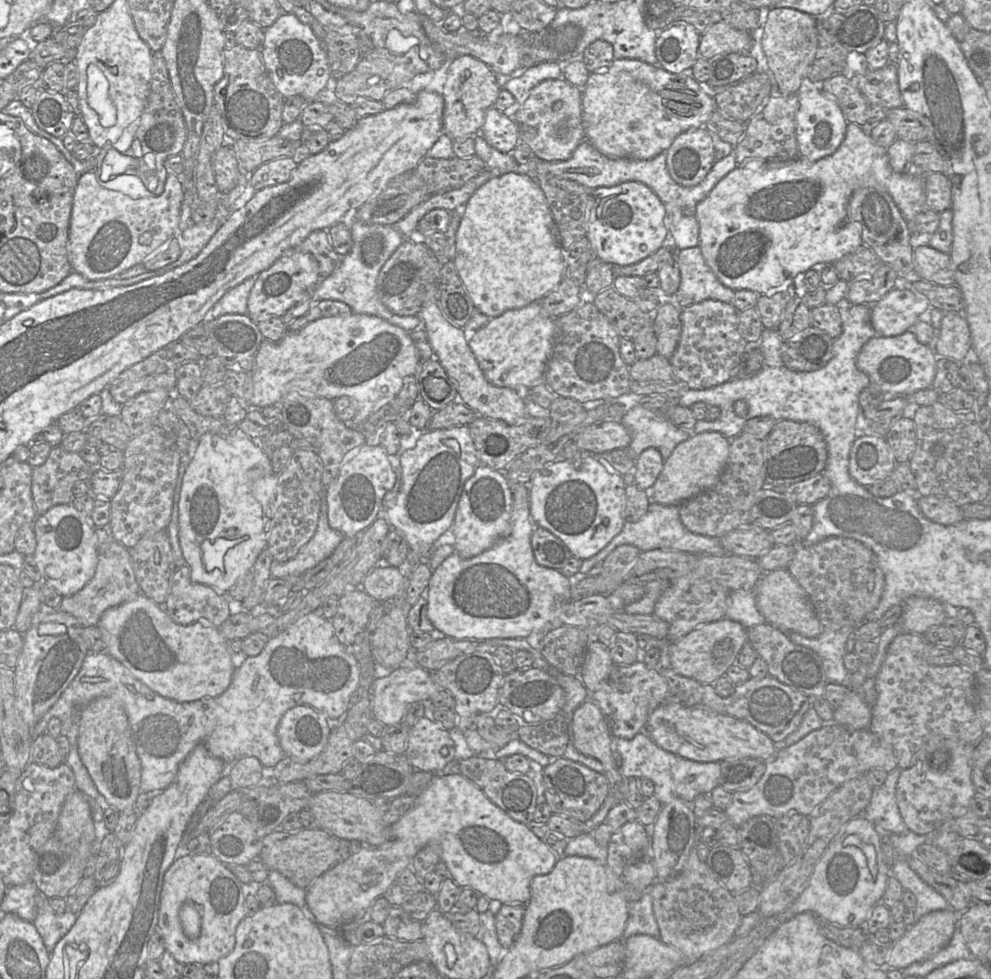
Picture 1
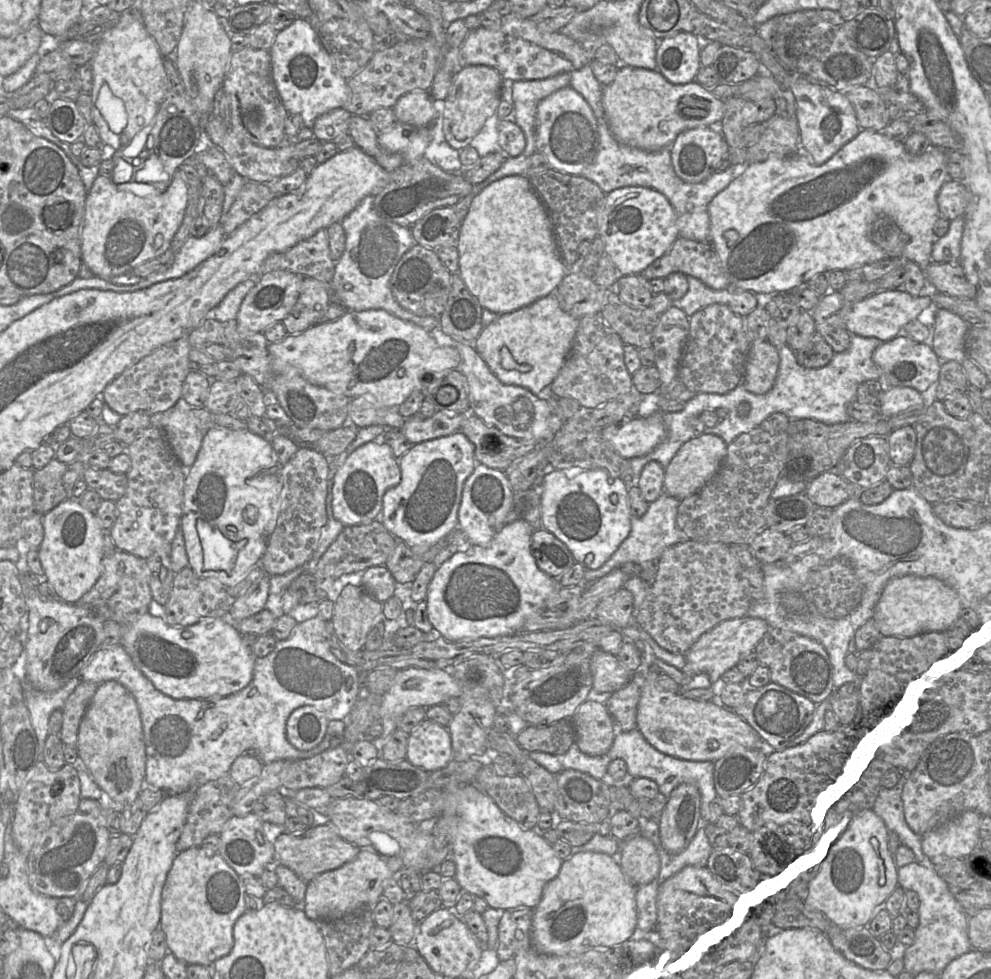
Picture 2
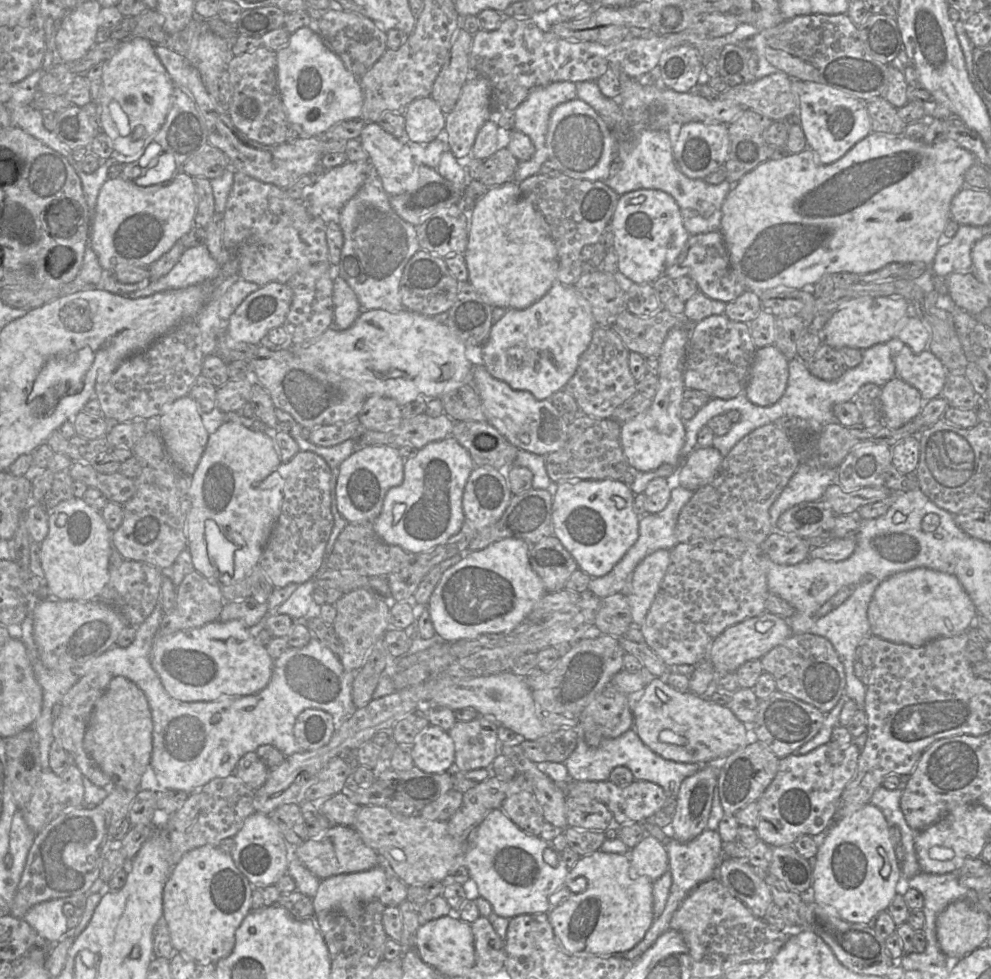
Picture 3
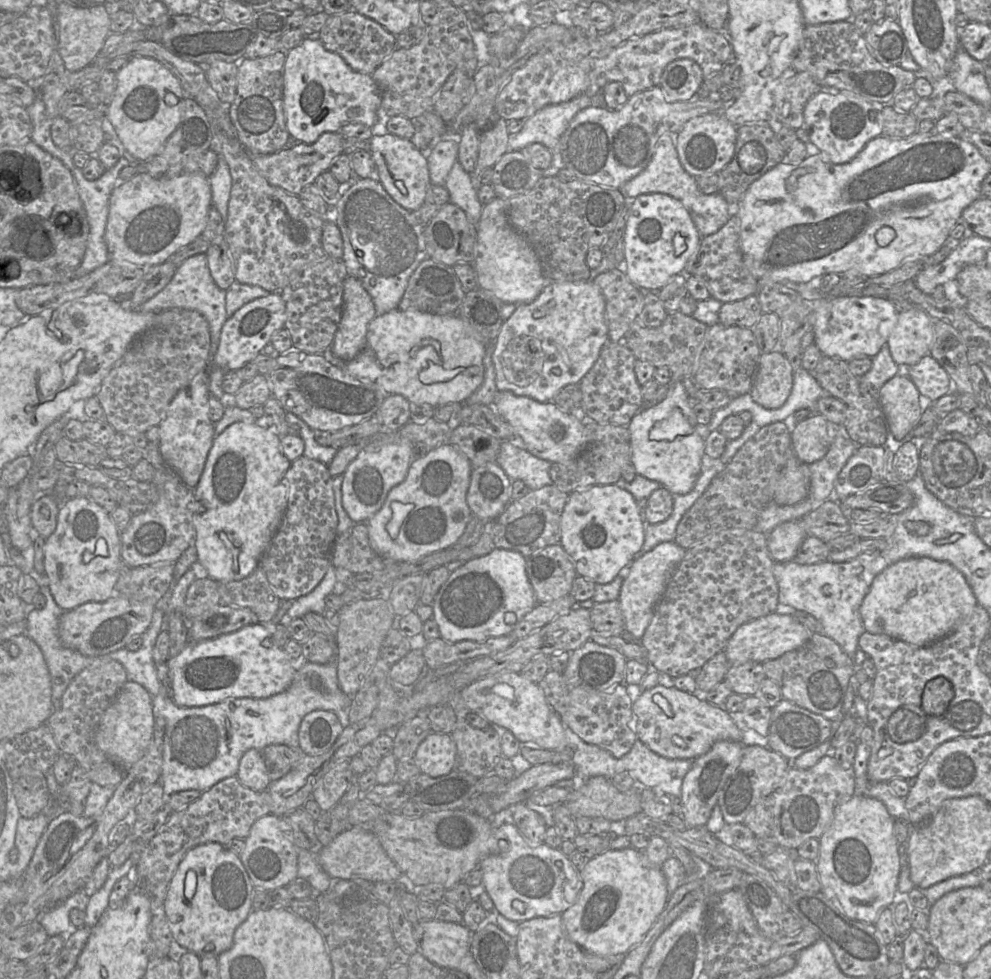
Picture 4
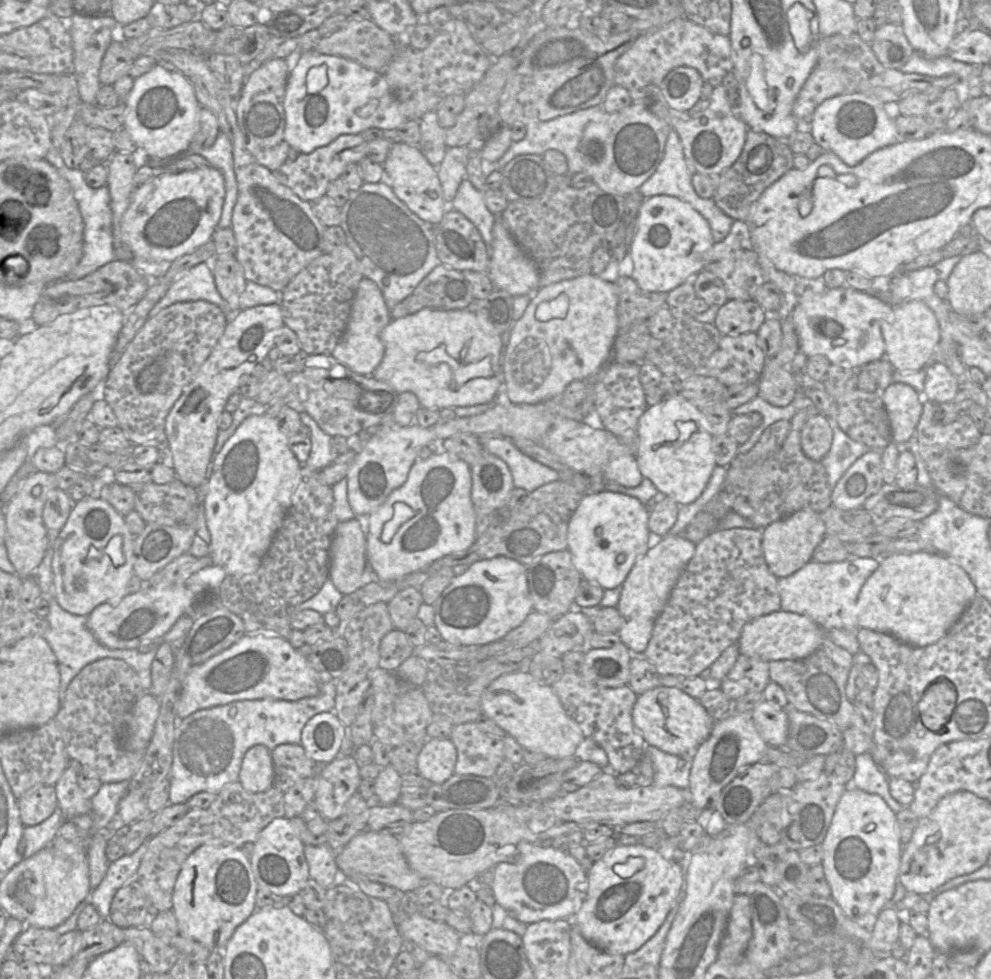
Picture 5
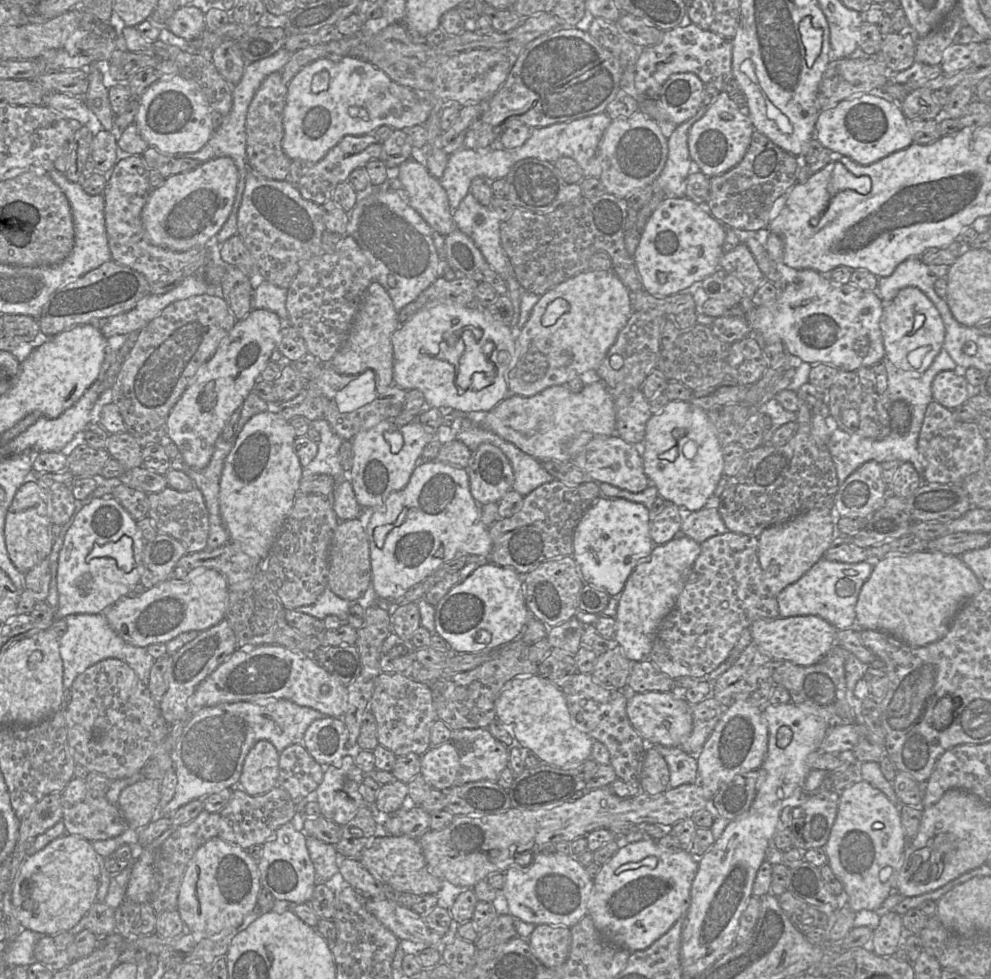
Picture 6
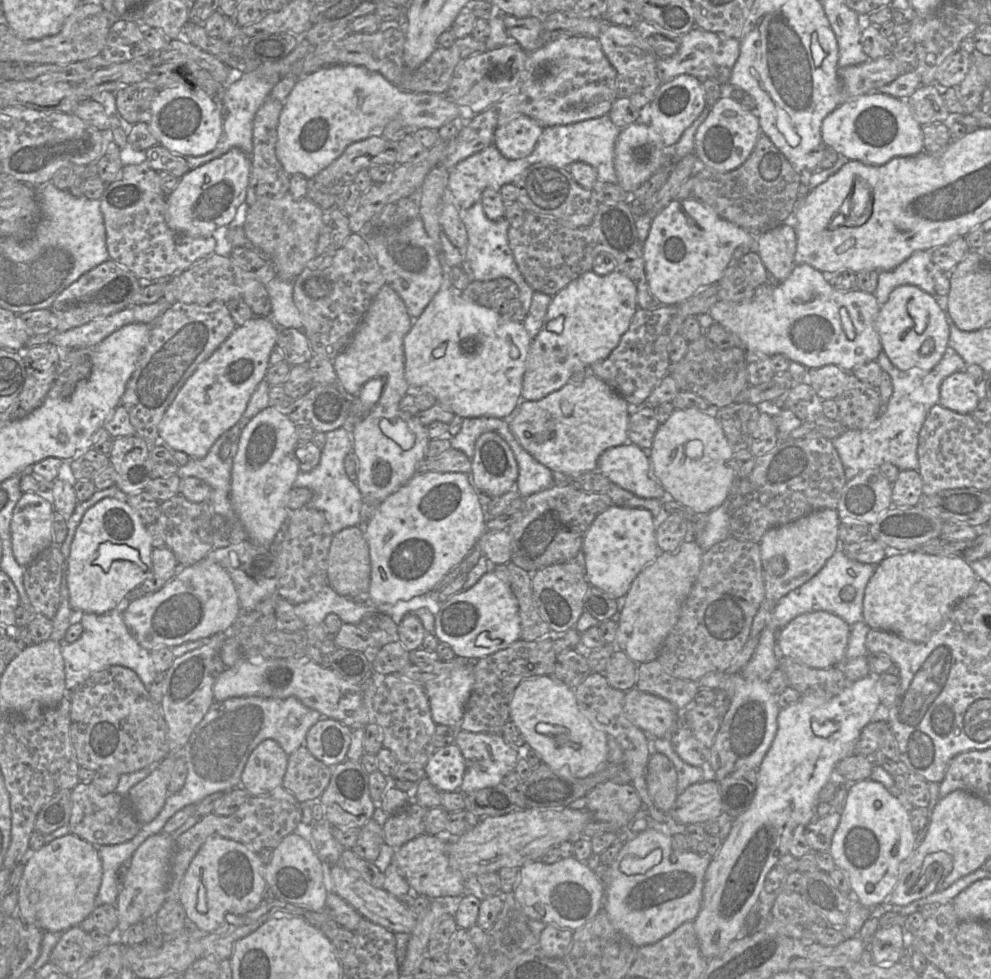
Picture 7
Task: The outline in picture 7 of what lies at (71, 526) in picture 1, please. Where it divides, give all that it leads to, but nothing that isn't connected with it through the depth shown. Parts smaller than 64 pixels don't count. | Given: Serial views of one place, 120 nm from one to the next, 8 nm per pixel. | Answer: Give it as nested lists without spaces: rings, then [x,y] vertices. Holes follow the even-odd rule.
[[[106,497],[97,502],[84,513],[70,547],[67,586],[72,608],[94,614],[104,614],[115,609],[131,590],[140,587],[150,576],[152,551],[151,537],[146,525],[127,501]]]

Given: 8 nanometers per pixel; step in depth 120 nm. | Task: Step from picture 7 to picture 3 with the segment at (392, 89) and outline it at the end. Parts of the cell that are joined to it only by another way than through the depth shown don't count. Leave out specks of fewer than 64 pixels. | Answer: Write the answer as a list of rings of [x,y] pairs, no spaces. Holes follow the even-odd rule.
[[[301,27],[290,34],[288,43],[276,52],[278,86],[289,125],[300,125],[309,137],[323,136],[338,122],[361,119],[363,94],[358,77],[346,69],[341,59],[323,42],[320,35],[309,27]]]

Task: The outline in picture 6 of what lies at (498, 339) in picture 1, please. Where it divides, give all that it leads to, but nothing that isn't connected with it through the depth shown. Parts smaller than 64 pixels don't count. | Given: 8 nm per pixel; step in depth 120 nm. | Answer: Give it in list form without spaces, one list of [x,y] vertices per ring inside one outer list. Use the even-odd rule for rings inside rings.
[[[588,270],[550,289],[535,304],[526,324],[516,331],[517,360],[508,373],[508,395],[531,397],[548,387],[595,373],[632,313],[630,291],[614,272]]]

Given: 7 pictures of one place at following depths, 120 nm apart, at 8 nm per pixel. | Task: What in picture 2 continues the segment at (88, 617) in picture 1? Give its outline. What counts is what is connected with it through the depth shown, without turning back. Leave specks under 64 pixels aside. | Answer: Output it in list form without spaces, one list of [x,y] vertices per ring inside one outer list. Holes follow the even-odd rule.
[[[117,549],[113,555],[103,558],[100,577],[75,605],[86,609],[103,622],[110,620],[126,625],[148,611],[152,601],[149,581],[150,573],[146,560]]]

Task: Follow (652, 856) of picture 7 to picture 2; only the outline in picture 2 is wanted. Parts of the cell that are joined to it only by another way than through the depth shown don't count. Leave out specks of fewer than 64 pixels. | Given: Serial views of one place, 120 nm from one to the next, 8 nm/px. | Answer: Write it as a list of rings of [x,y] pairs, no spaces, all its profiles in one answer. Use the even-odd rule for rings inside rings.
[[[575,850],[563,861],[559,874],[544,887],[542,898],[534,909],[532,943],[542,954],[577,956],[593,949],[610,948],[630,940],[637,927],[637,921],[636,887],[626,879],[618,858]]]

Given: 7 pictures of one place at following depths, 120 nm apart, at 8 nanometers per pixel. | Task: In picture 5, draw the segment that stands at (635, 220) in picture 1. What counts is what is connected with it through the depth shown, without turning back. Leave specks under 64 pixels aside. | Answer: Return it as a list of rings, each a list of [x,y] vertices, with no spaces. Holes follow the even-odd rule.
[[[668,195],[645,198],[638,213],[638,231],[629,250],[634,268],[632,278],[647,292],[668,293],[678,287],[691,274],[698,274],[704,268],[705,258],[714,244],[711,229],[706,219],[689,203]]]

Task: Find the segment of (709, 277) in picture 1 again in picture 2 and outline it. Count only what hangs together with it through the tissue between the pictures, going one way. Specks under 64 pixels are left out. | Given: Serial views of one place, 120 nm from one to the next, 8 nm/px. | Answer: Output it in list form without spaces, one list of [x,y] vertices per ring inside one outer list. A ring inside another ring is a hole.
[[[687,276],[687,280],[689,287],[686,294],[678,302],[674,303],[688,317],[710,304],[728,305],[732,288],[715,290],[706,286],[702,281],[693,276]]]

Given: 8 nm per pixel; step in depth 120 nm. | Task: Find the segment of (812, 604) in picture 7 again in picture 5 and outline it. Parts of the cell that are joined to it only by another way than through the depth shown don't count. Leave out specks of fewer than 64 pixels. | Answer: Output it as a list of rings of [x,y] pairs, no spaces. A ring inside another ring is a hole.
[[[850,557],[842,562],[812,560],[790,576],[777,579],[780,609],[813,620],[823,630],[833,628],[857,631],[856,602],[866,580],[879,567],[880,559]]]

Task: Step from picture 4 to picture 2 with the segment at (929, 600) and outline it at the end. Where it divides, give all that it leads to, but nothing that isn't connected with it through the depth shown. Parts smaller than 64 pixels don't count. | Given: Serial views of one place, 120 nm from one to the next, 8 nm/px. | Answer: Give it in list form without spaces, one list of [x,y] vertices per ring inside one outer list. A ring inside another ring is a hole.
[[[904,576],[889,581],[874,608],[873,620],[883,637],[913,638],[931,632],[947,632],[961,618],[962,605],[957,593],[934,577]]]

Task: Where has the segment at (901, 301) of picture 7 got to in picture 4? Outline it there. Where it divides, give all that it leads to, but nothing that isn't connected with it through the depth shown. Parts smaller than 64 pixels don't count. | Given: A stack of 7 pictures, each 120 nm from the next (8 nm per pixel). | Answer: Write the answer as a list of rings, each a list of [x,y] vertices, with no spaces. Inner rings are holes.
[[[920,309],[900,312],[886,345],[893,360],[900,367],[918,363],[934,340],[933,319]]]

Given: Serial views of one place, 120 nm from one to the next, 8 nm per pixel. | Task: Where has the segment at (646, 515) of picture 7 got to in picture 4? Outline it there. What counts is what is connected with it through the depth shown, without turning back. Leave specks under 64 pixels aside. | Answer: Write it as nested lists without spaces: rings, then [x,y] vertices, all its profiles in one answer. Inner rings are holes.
[[[616,484],[594,485],[569,494],[561,516],[560,544],[574,562],[578,575],[596,584],[607,584],[638,557],[645,526],[630,492]]]

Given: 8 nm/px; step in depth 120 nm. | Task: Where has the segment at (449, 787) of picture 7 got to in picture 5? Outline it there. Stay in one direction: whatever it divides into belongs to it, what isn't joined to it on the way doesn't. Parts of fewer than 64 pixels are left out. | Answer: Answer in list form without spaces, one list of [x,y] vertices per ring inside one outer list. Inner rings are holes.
[[[427,738],[417,759],[418,772],[433,783],[443,783],[454,774],[457,750],[450,738]]]

